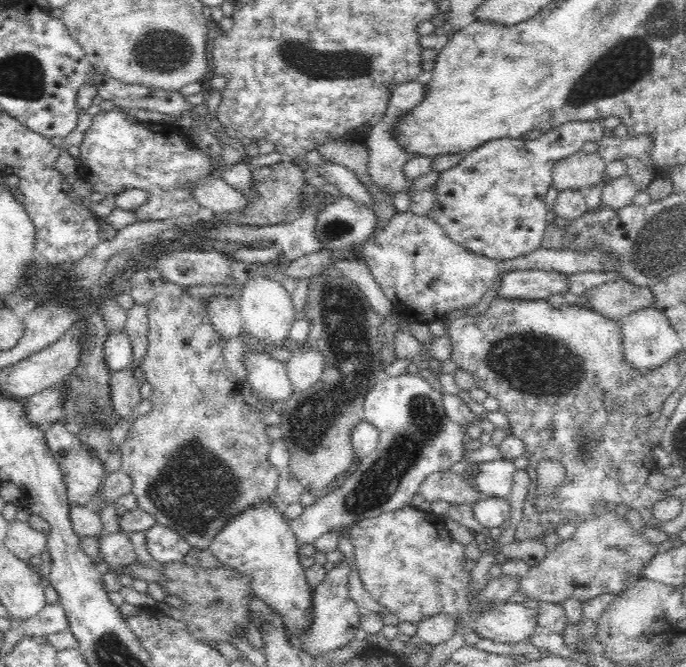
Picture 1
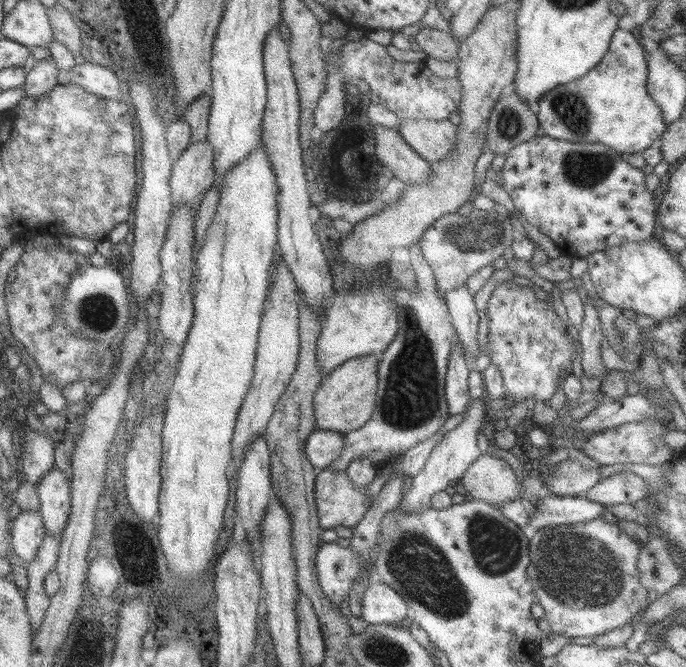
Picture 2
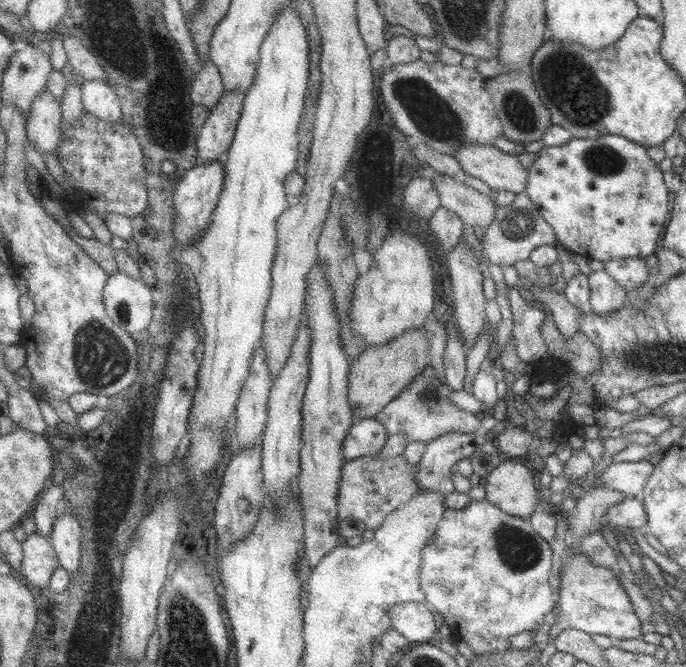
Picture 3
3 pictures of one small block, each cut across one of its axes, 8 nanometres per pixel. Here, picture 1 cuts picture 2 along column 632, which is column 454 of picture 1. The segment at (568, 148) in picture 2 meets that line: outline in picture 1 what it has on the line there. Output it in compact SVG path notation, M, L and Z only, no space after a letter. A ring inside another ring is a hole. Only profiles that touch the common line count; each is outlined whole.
M578 120L560 124L556 128L552 128L548 130L548 132L542 133L538 139L531 140L526 137L524 139L494 139L489 143L482 144L482 146L465 153L465 157L462 159L462 162L459 162L456 166L440 173L438 180L435 182L434 188L436 189L437 199L432 212L430 212L428 216L434 219L434 221L436 221L436 223L446 231L446 234L448 234L448 236L456 244L463 246L470 252L485 256L486 258L490 258L495 261L505 261L518 258L519 256L526 255L527 253L532 253L541 247L543 234L545 233L547 225L547 207L545 205L545 196L546 192L548 192L548 189L553 183L552 168L554 168L555 164L559 160L581 151L584 143L599 141L604 136L605 130L606 128L602 127L601 120Z

